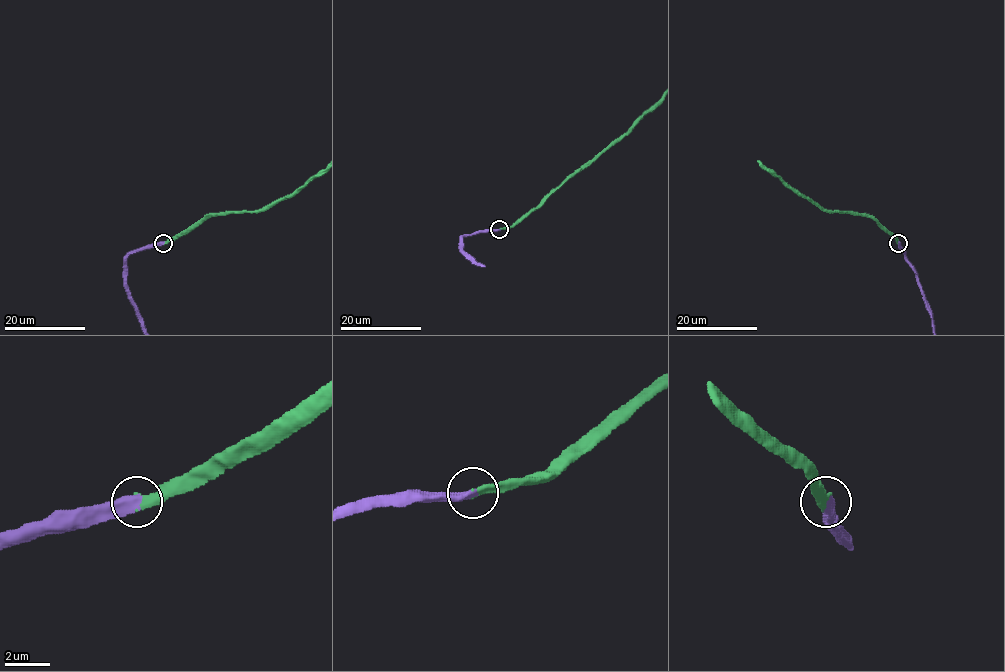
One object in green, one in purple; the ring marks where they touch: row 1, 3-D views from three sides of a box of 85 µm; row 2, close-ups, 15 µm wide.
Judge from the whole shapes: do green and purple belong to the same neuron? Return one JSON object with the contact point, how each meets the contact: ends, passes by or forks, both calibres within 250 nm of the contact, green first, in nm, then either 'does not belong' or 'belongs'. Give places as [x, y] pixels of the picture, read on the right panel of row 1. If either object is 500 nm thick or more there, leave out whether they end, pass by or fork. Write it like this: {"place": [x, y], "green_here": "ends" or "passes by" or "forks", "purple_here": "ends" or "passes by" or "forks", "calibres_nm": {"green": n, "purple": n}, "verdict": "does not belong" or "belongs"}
{"place": [898, 243], "green_here": "ends", "purple_here": "ends", "calibres_nm": {"green": 360, "purple": 480}, "verdict": "belongs"}

